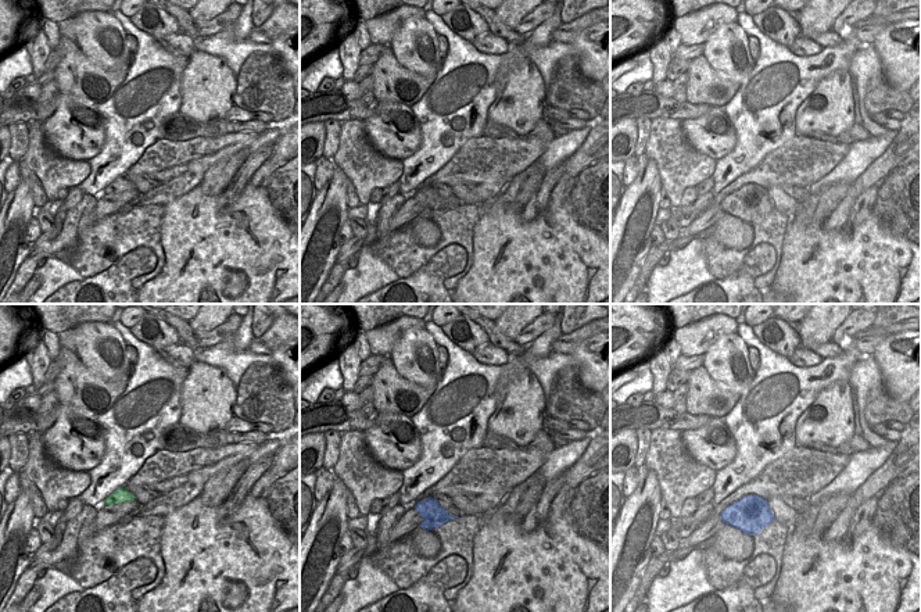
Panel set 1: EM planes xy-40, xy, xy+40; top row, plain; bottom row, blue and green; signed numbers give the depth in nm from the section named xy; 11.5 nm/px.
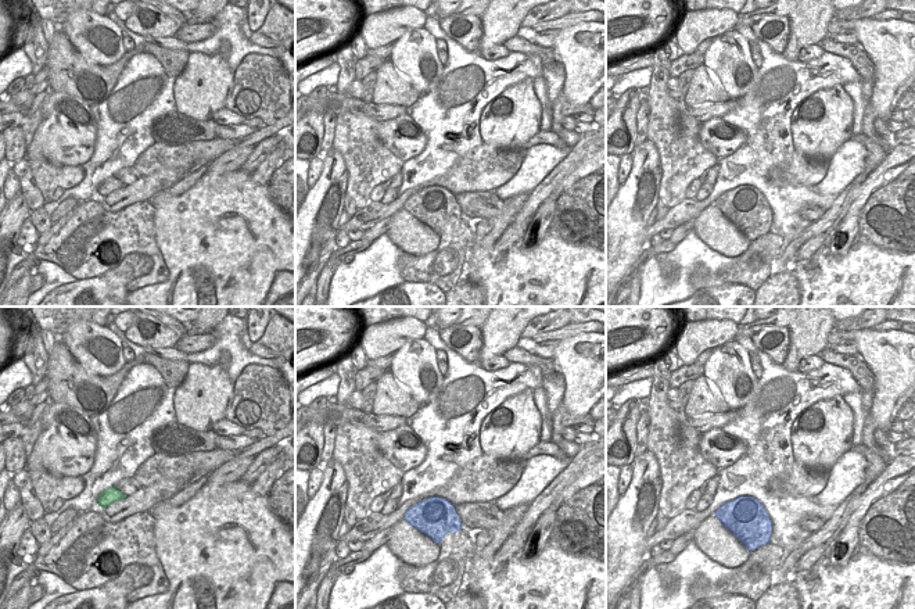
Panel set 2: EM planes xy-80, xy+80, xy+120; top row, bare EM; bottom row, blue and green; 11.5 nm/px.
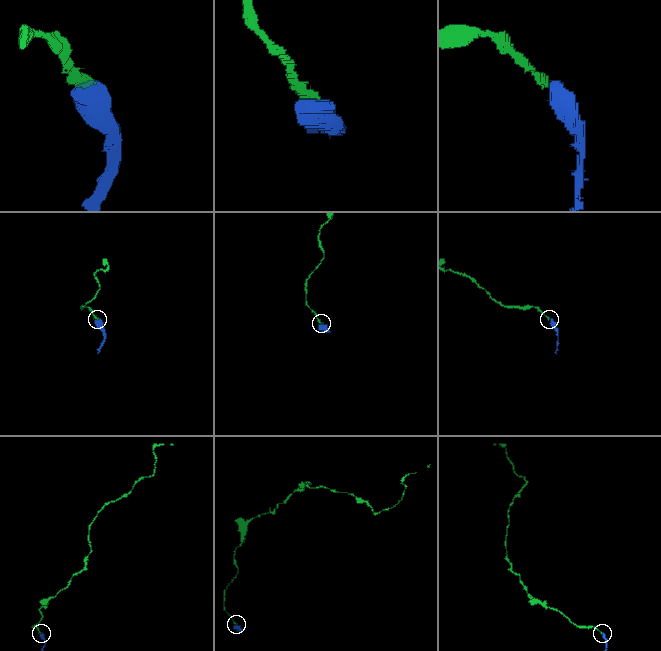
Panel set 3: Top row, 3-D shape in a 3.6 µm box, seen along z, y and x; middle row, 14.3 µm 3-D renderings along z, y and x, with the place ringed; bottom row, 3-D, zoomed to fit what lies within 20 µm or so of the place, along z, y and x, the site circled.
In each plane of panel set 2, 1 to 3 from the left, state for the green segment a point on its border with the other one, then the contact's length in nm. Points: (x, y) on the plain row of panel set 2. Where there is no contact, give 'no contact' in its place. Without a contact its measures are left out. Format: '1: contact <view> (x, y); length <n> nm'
1: no contact
2: no contact
3: no contact

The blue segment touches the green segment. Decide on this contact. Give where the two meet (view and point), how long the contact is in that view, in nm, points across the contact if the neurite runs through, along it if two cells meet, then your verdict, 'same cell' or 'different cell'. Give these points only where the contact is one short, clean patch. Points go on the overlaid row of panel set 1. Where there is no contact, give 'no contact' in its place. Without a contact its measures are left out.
no contact; same cell

